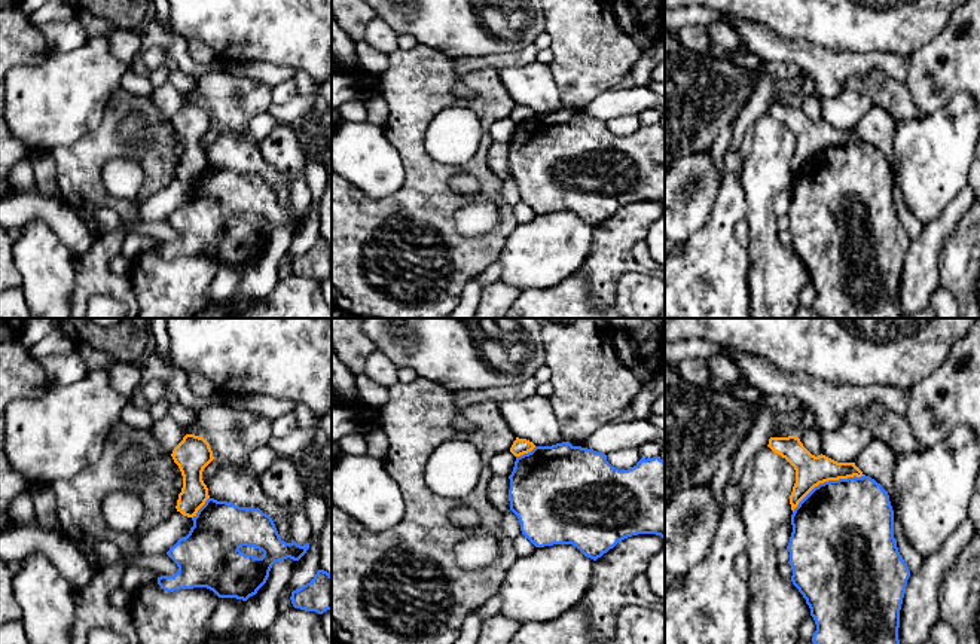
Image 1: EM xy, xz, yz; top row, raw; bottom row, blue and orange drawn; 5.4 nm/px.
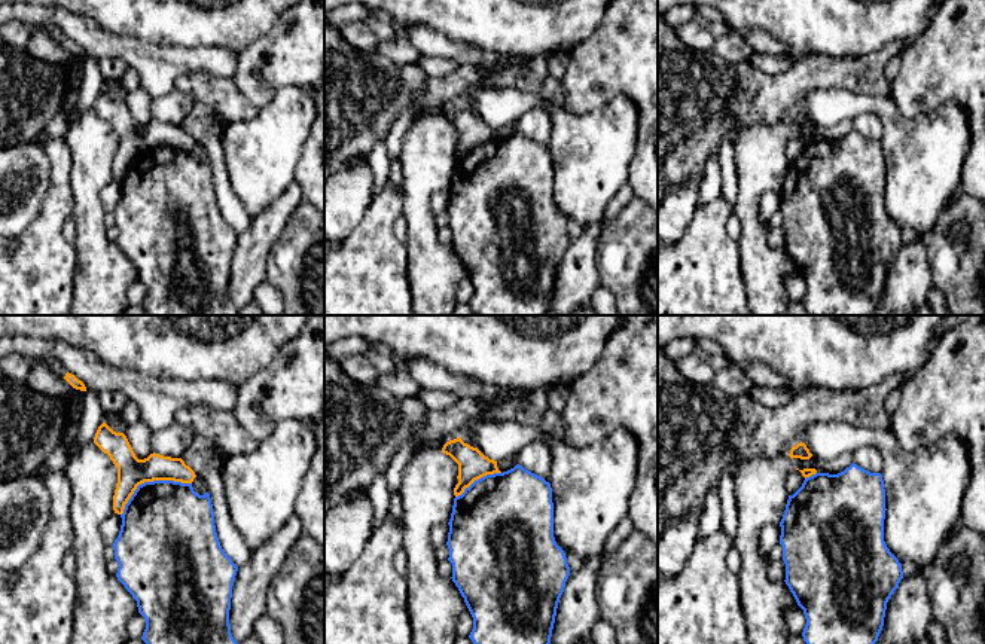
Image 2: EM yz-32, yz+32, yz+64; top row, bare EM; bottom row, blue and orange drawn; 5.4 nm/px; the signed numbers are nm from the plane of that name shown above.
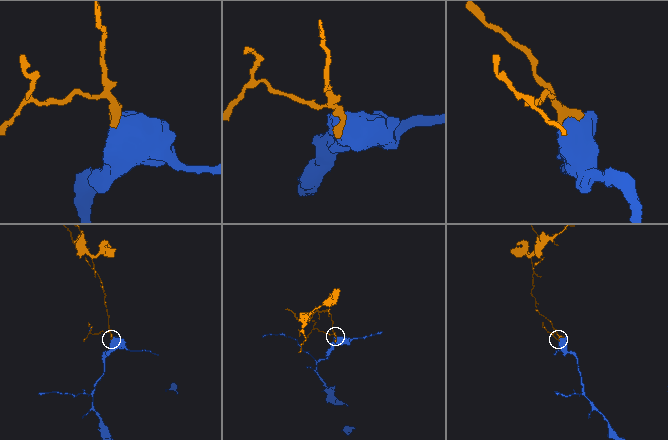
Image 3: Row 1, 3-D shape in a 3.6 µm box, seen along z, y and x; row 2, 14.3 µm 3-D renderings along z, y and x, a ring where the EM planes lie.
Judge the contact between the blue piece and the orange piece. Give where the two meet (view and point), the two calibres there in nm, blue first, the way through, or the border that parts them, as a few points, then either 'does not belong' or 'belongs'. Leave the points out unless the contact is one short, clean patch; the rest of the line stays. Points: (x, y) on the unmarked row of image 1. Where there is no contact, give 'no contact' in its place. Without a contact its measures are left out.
meets blue in yz at (829, 147); 500 nm thick on the blue side, 170 nm on the other; border along yz (864, 142), (820, 149), (793, 179); does not belong

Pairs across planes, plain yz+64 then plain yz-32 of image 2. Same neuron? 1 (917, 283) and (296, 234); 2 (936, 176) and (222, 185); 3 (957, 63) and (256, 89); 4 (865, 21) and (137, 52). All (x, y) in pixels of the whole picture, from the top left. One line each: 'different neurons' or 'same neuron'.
1: different neurons
2: different neurons
3: same neuron
4: different neurons

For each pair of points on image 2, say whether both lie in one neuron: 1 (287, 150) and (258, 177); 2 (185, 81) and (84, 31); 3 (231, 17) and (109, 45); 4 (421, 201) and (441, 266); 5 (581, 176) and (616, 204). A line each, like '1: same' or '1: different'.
1: same
2: different
3: different
4: same
5: different

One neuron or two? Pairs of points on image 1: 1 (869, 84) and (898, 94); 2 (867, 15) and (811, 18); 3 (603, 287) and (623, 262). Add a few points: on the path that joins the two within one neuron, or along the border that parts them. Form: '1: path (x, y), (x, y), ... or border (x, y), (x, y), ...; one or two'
1: path (876, 85), (891, 94); one
2: path (854, 15), (824, 15); one
3: path (604, 281), (617, 268); one

